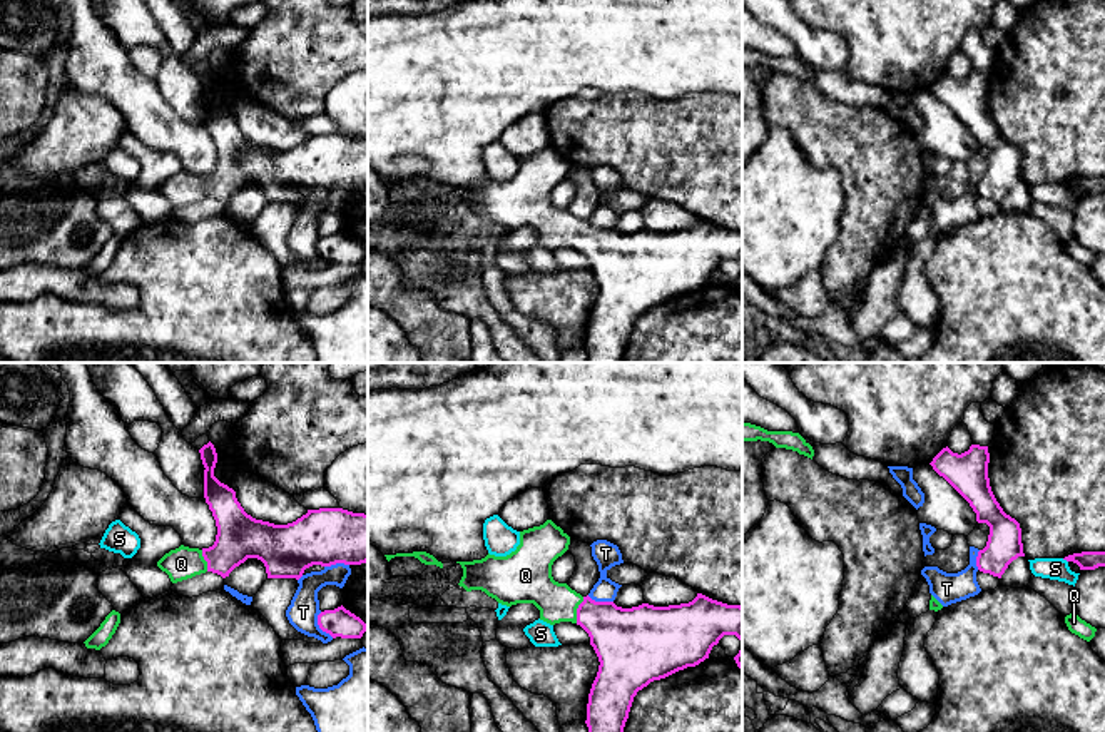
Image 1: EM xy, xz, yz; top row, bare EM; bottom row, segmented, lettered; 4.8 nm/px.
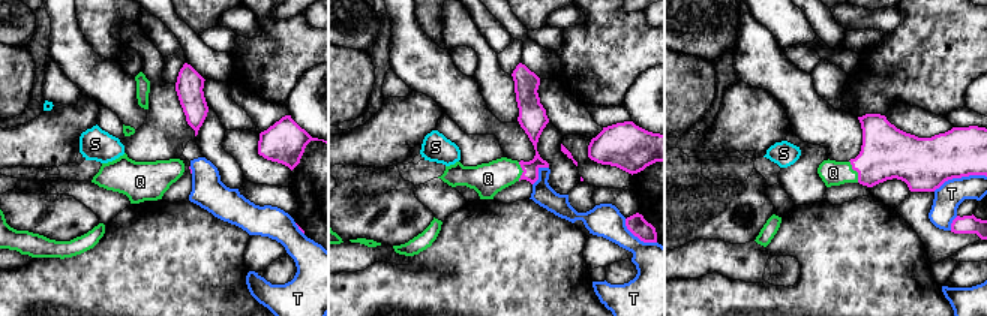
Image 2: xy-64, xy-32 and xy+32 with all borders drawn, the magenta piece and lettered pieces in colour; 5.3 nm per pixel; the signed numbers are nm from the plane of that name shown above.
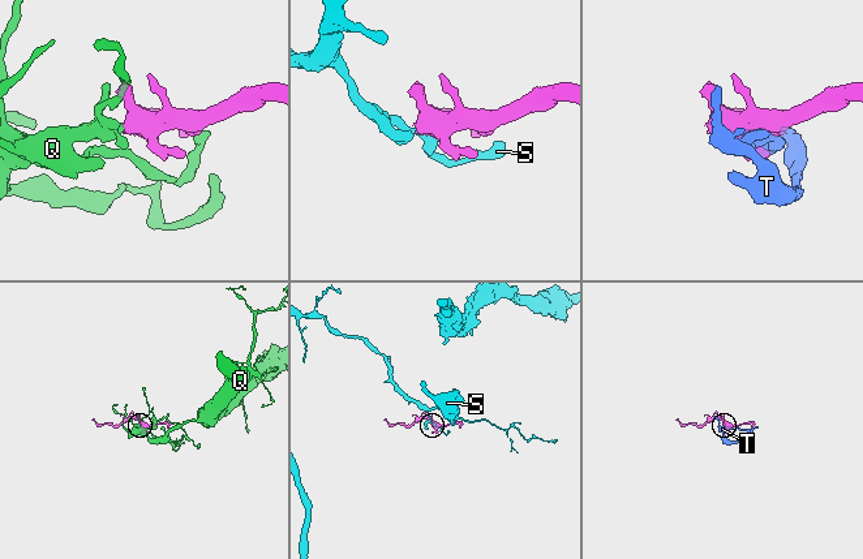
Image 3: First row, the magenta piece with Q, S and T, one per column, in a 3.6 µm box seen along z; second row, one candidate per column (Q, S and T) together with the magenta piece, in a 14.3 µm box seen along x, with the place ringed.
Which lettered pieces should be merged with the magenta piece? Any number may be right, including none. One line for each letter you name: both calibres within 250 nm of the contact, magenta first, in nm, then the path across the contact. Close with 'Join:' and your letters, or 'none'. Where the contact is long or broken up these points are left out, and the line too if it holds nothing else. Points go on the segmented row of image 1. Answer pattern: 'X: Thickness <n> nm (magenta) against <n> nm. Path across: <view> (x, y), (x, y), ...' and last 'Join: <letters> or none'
Q: Thickness 280 nm (magenta) against 190 nm. Path across: xz (621, 637), (602, 620), (577, 610), (559, 604), (534, 584)
Join: Q

